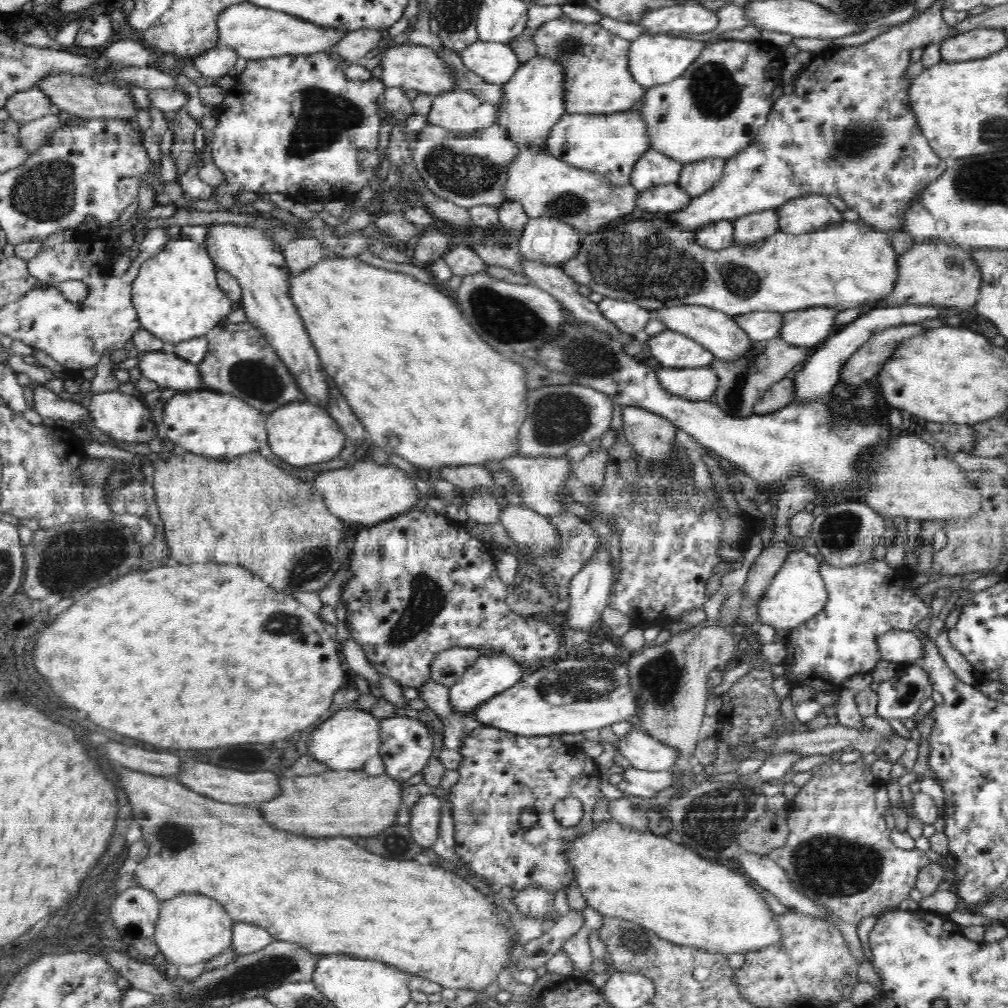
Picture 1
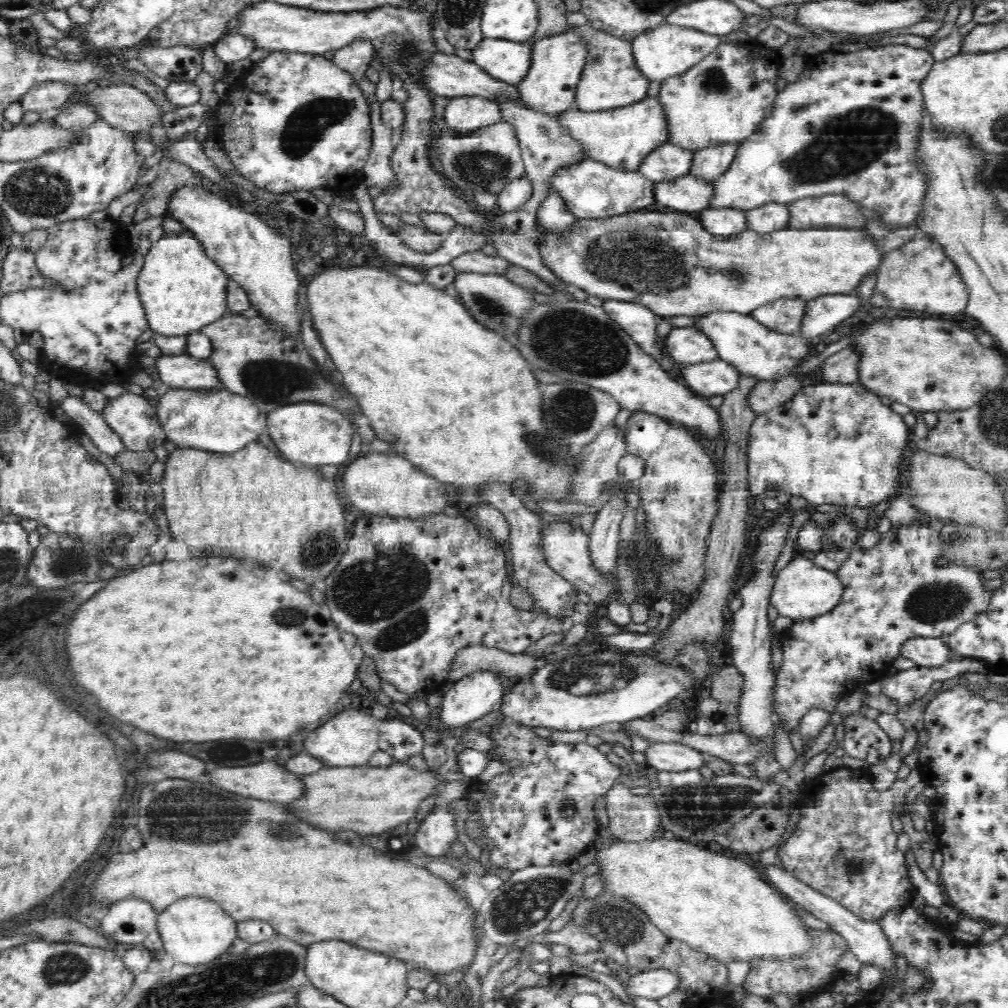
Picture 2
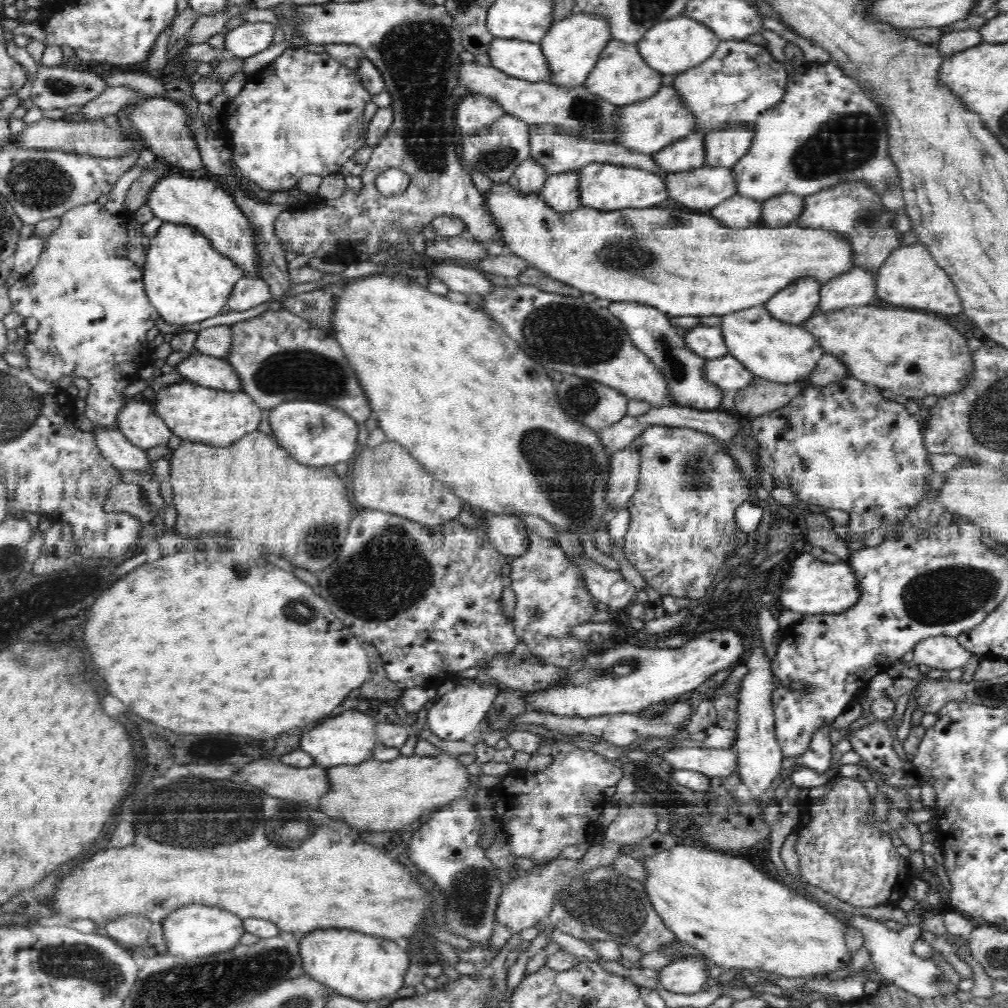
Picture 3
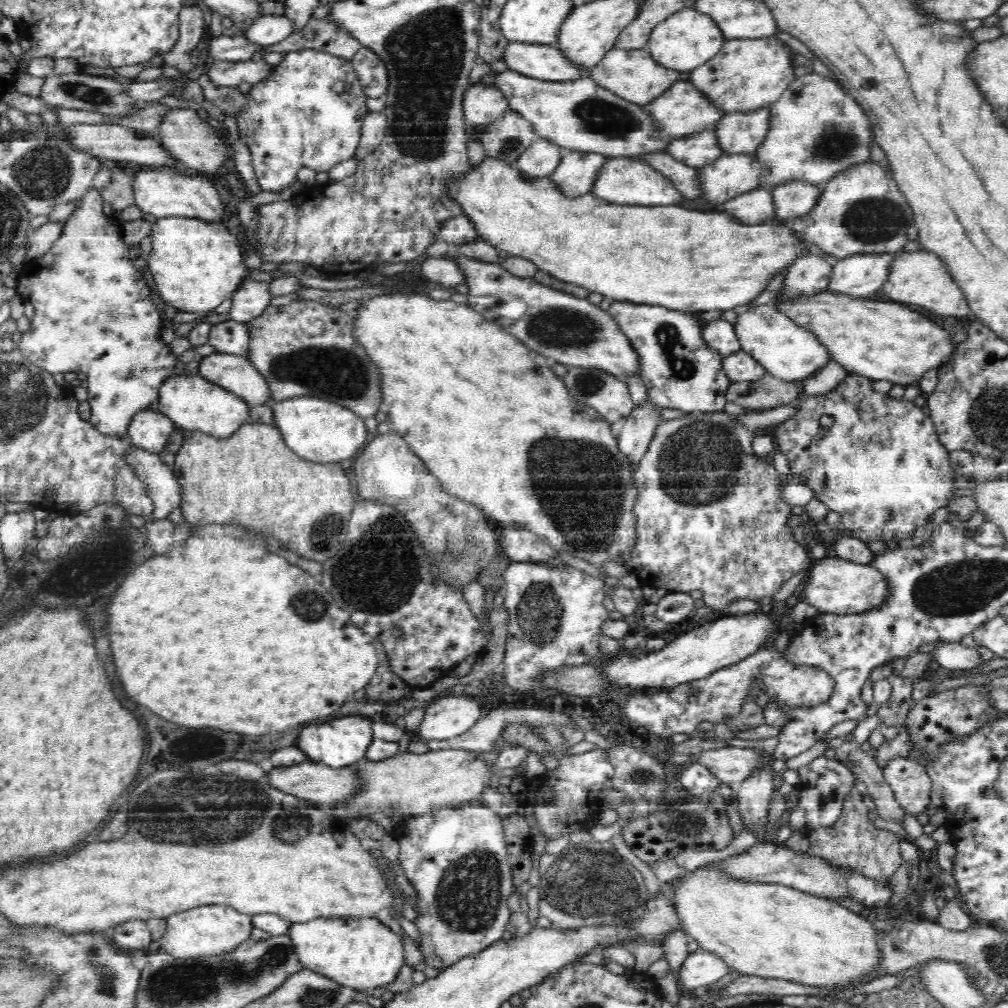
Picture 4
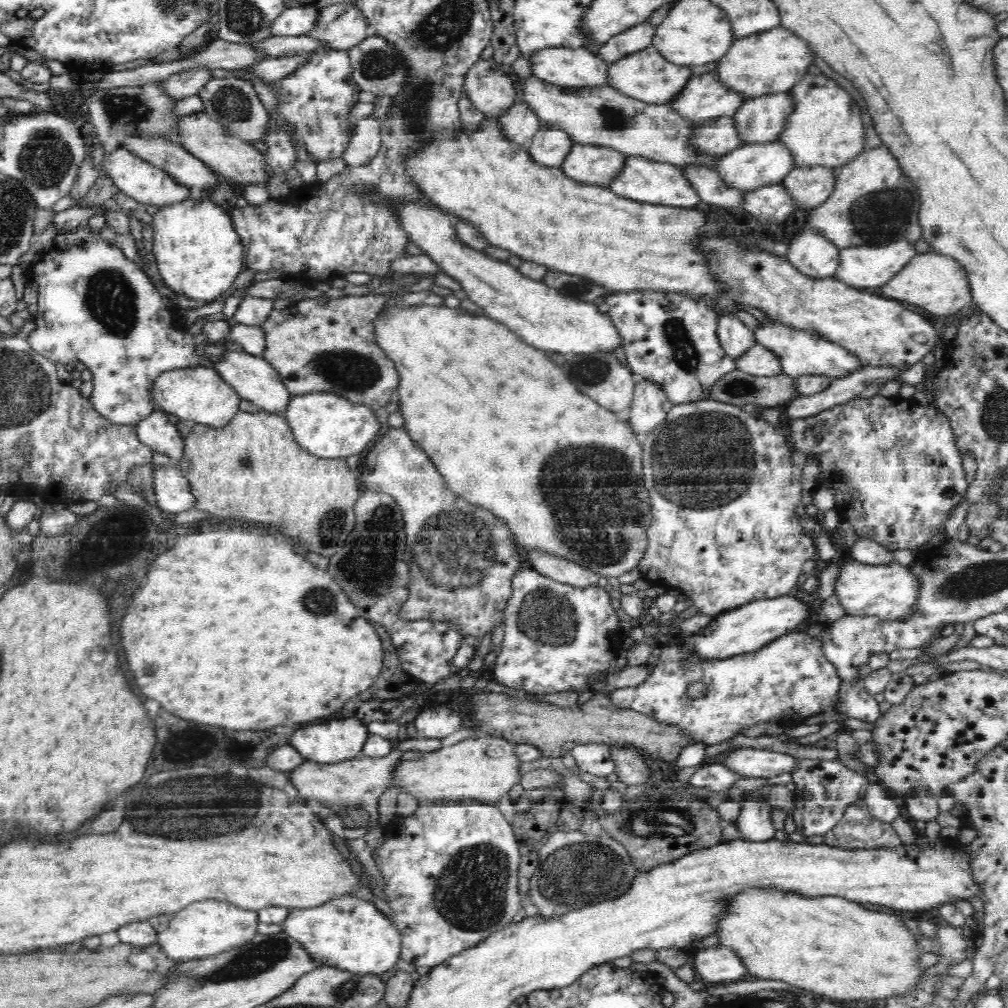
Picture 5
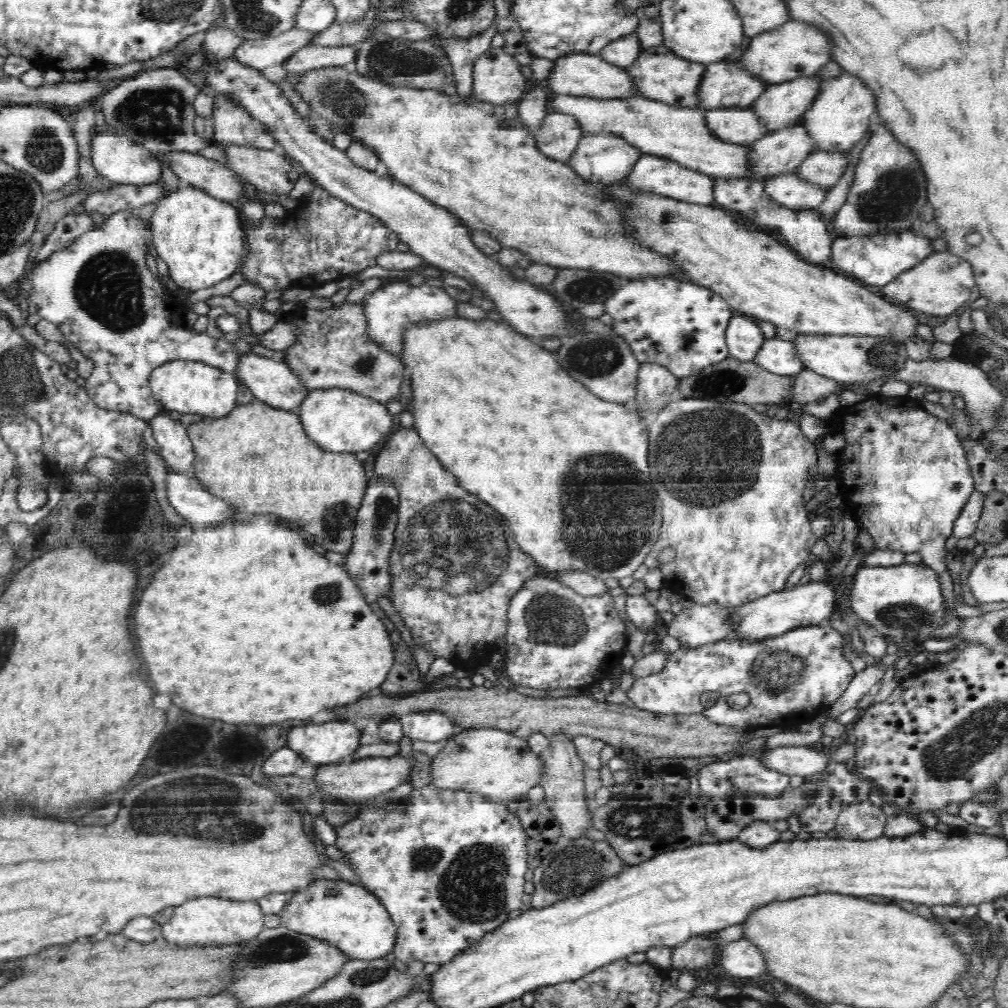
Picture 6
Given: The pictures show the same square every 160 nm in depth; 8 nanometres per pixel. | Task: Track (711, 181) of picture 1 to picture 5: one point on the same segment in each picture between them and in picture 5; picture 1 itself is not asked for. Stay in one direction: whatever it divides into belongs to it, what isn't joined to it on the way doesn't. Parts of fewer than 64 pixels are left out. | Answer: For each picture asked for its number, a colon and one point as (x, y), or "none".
2: (709, 163)
3: (725, 146)
4: (745, 131)
5: (761, 118)

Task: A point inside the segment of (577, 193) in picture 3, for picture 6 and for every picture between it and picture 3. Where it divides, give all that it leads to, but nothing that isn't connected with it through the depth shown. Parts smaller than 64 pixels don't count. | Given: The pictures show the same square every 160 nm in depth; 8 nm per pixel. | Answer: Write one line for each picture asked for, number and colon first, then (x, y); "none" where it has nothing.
4: (578, 170)
5: (594, 163)
6: (602, 156)

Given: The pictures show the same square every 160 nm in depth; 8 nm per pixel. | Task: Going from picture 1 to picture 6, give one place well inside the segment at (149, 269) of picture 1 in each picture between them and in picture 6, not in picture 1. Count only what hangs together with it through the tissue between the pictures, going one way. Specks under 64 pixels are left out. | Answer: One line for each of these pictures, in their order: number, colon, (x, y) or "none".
2: (182, 288)
3: (187, 279)
4: (196, 263)
5: (199, 253)
6: (200, 238)

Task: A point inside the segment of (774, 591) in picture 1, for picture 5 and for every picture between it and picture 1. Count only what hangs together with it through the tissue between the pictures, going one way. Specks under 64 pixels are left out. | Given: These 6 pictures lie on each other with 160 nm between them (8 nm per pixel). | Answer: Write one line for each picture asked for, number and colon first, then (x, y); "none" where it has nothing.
2: (802, 589)
3: (812, 586)
4: (837, 586)
5: (892, 592)

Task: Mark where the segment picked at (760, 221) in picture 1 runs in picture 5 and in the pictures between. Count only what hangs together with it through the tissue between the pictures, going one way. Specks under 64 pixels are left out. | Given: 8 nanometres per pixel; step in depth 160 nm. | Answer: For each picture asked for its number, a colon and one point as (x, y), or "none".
2: (773, 216)
3: (781, 209)
4: (793, 198)
5: (811, 184)

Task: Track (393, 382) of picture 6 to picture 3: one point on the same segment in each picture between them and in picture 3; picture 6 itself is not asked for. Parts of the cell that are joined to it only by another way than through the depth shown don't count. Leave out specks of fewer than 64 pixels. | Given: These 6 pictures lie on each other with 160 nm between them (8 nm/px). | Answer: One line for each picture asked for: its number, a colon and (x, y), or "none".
3: (281, 355)
4: (305, 348)
5: (332, 347)

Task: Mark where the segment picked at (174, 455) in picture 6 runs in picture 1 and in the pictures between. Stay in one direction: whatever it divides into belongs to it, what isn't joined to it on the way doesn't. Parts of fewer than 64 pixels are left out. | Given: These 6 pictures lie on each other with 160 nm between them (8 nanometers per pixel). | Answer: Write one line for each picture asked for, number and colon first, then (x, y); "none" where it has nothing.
1: (118, 415)
2: (133, 417)
3: (139, 424)
4: (150, 431)
5: (156, 431)

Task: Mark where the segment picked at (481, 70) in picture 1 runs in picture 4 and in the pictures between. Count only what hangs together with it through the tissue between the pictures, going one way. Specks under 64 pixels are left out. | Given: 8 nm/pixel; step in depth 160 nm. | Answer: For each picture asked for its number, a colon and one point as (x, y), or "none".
2: (509, 61)
3: (526, 60)
4: (548, 63)

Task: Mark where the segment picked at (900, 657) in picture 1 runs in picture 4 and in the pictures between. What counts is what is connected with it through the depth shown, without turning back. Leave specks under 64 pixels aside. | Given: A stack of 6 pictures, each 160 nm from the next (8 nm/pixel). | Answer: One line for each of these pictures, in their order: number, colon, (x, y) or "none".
2: (930, 652)
3: (946, 653)
4: (954, 655)

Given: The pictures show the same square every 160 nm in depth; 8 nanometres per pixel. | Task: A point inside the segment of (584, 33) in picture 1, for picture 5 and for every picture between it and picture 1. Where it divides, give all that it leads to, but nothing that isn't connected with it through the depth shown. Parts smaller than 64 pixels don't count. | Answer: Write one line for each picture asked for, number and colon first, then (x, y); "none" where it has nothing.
2: (611, 79)
3: (622, 76)
4: (637, 76)
5: (649, 76)

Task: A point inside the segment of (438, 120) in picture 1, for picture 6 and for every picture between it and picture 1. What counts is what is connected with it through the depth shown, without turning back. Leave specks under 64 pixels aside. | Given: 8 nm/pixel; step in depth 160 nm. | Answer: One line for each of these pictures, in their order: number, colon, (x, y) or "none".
2: (464, 115)
3: (476, 111)
4: (484, 102)
5: (493, 91)
6: (497, 76)

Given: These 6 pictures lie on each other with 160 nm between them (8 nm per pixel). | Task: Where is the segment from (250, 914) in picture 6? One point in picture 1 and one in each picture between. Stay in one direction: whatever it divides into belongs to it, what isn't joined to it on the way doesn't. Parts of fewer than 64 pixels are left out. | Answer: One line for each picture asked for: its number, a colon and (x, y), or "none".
1: (192, 928)
2: (194, 931)
3: (196, 931)
4: (207, 930)
5: (206, 927)

